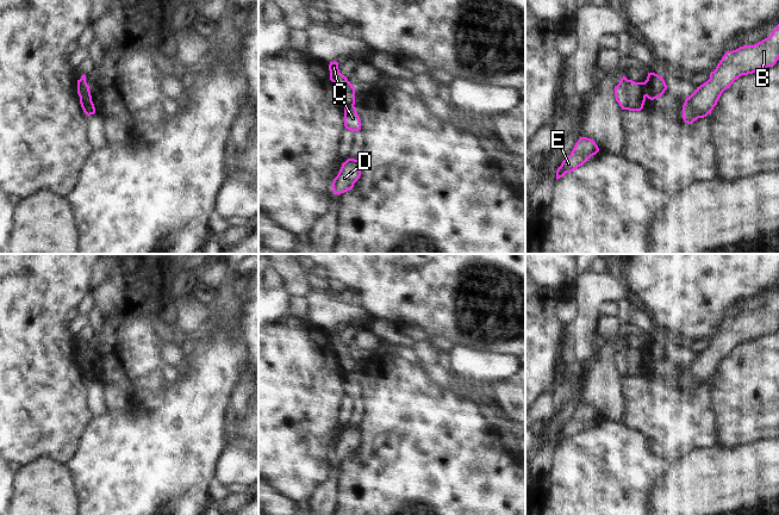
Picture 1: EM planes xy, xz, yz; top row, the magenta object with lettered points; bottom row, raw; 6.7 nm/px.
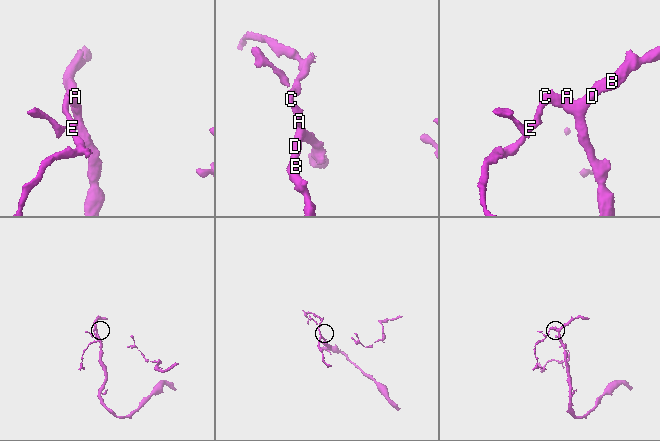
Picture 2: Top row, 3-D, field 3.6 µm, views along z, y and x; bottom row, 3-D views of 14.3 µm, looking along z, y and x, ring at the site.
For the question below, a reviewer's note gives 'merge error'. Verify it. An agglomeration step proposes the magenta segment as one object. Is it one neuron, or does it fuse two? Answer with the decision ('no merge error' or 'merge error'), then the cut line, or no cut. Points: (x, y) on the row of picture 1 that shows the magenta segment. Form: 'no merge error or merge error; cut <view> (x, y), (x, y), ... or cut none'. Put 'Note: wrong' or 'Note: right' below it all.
merge error; cut yz (642, 82), (647, 90), (647, 95)
Note: right

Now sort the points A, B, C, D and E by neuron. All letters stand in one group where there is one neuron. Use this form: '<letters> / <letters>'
A B D / C E

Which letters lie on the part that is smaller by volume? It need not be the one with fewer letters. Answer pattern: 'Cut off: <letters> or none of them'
Cut off: C, E

